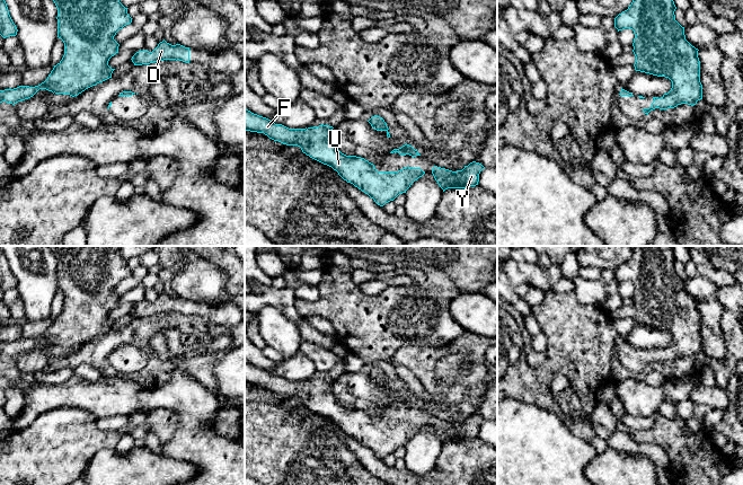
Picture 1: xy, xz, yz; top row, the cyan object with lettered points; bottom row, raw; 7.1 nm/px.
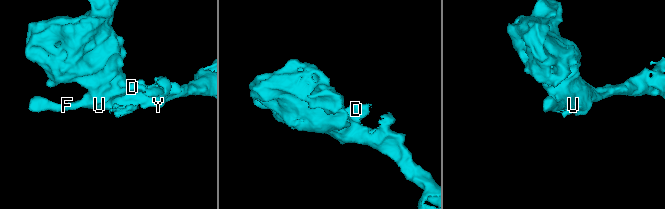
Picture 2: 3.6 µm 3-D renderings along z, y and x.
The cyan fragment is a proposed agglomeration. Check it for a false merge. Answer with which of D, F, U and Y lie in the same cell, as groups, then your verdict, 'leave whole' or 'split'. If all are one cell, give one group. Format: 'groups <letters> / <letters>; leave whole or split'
groups D F U Y; leave whole

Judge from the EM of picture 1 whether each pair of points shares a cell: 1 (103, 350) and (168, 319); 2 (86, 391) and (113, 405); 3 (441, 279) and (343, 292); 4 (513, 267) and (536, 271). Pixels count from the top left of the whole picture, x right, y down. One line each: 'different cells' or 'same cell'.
1: same cell
2: same cell
3: same cell
4: same cell

